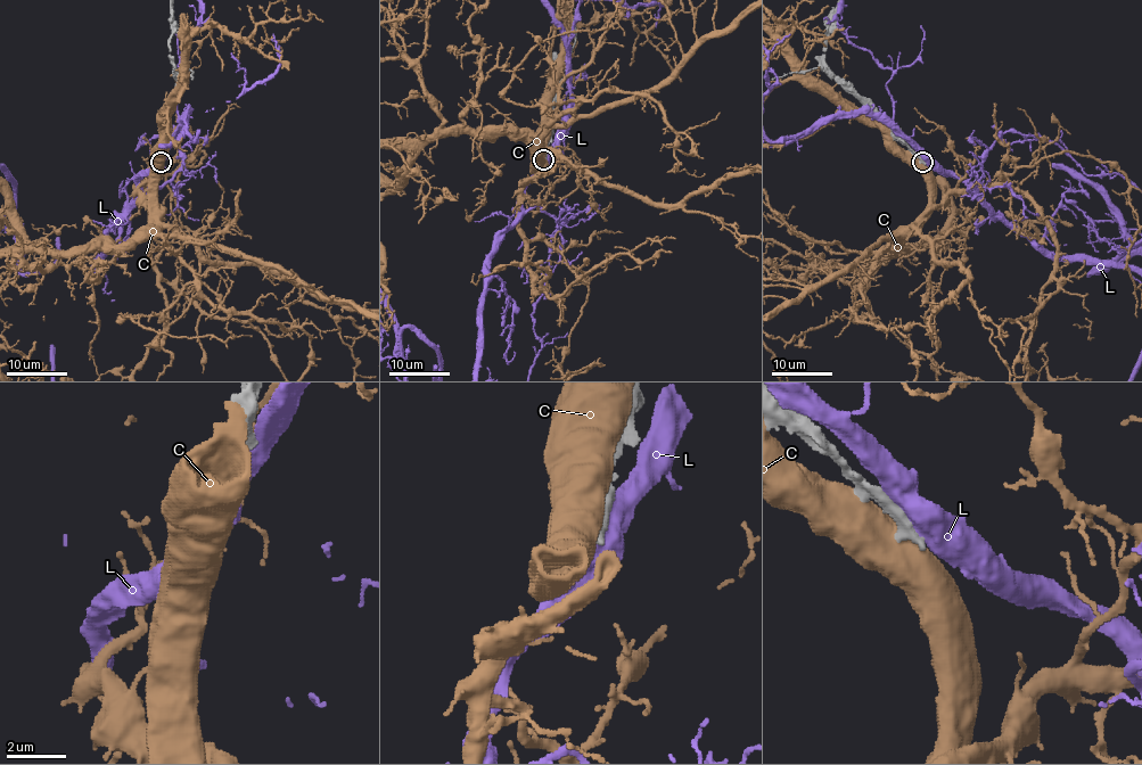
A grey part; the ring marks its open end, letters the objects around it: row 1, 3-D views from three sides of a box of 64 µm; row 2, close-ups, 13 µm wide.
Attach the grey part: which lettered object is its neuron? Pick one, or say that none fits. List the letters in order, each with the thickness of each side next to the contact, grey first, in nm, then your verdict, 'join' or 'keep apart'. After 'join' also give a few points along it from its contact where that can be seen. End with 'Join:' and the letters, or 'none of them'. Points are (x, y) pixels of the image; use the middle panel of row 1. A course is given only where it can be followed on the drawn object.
C: calibres 500 and 750 nm; keep apart
L: calibres 440 and 650 nm; keep apart
Join: none of them

